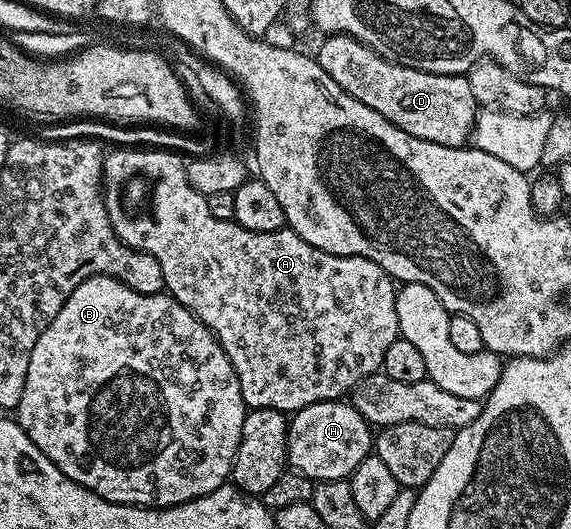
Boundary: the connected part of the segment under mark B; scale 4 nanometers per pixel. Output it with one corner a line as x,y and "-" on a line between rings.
93,275
88,281
72,289
60,313
56,313
56,317
52,317
44,333
40,333
32,349
32,357
28,361
28,377
24,381
24,393
16,408
16,421
36,445
36,449
40,449
40,453
44,453
44,457
48,457
48,461
55,463
72,481
84,485
84,489
104,497
104,501
109,503
157,509
175,507
177,503
187,503
204,497
230,479
230,470
234,467
236,449
240,445
247,410
244,397
240,393
236,369
232,369
228,353
224,353
218,338
193,313
184,309
180,301
176,301
168,293
136,293
136,289
124,285
110,275

